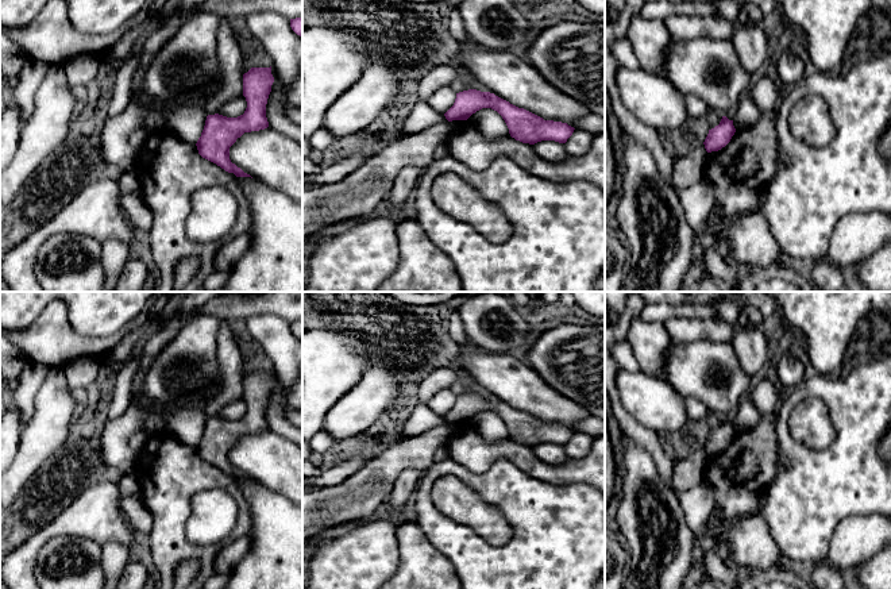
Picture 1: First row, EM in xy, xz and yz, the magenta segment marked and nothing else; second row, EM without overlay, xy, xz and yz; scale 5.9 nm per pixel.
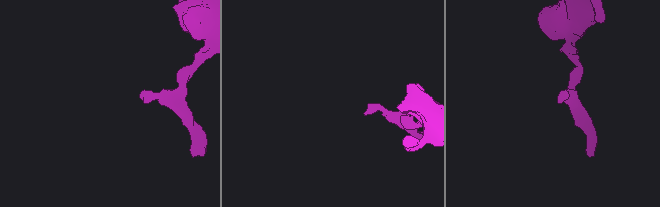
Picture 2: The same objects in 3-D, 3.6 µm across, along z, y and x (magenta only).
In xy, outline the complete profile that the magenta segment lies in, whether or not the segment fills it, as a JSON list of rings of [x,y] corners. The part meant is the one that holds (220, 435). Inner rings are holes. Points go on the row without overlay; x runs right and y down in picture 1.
[[[251,370],[243,377],[243,399],[247,411],[238,420],[219,416],[208,417],[204,432],[196,449],[198,457],[236,480],[251,480],[230,462],[230,450],[244,435],[259,434],[269,430],[266,407],[271,394],[274,380],[270,370]]]

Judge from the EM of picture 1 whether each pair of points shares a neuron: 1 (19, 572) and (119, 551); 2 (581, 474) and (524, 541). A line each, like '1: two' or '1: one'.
1: two
2: two

